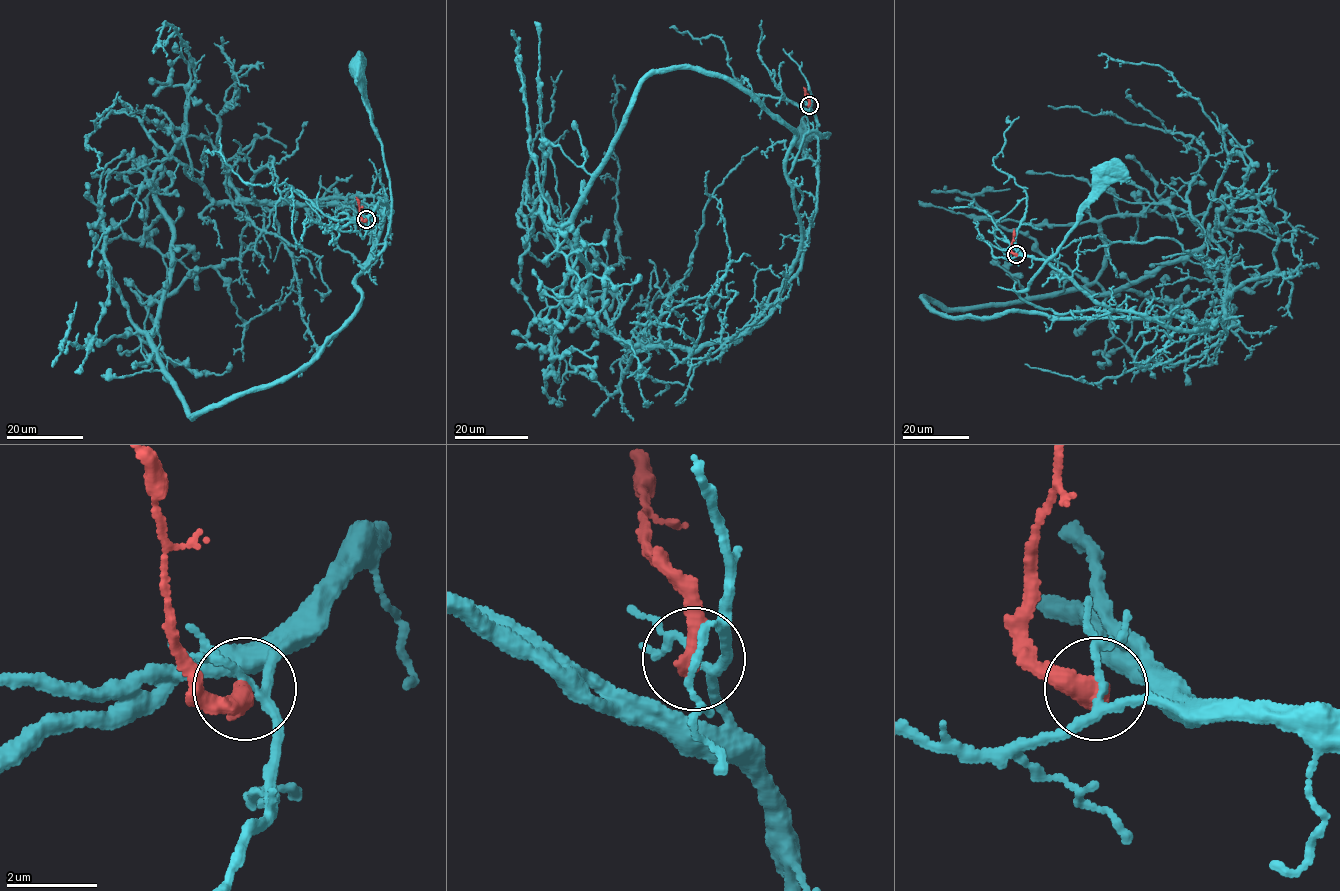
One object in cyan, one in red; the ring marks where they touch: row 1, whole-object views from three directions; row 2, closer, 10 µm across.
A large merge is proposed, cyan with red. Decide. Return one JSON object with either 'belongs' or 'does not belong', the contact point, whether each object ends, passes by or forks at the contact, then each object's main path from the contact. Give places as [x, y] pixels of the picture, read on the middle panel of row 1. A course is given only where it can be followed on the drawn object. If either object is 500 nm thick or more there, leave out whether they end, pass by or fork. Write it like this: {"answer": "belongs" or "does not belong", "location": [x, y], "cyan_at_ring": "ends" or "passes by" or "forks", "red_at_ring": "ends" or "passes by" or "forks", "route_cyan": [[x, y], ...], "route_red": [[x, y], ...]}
{"answer": "does not belong", "location": [809, 105], "route_cyan": [[809, 104], [818, 154], [815, 217], [804, 231], [802, 192], [787, 176], [805, 134], [830, 134], [799, 136]], "route_red": [[809, 105], [803, 87]]}

